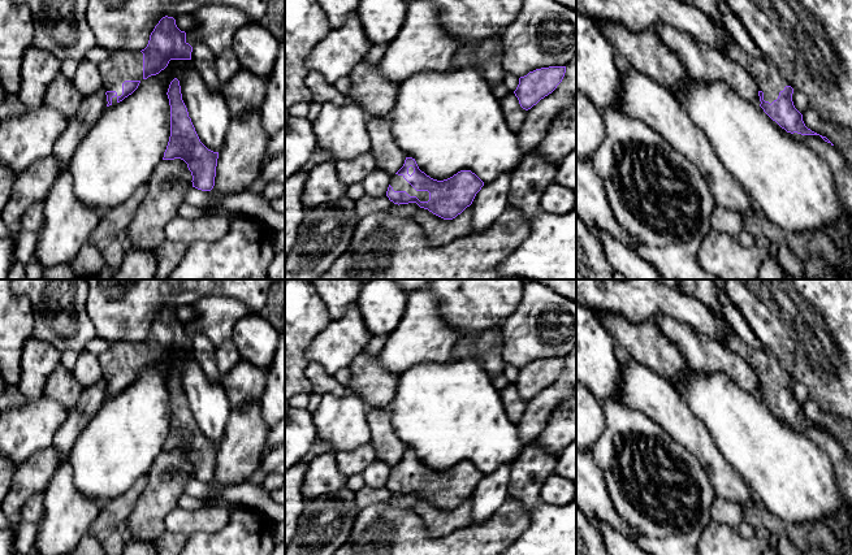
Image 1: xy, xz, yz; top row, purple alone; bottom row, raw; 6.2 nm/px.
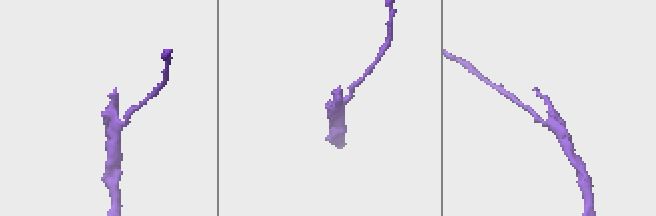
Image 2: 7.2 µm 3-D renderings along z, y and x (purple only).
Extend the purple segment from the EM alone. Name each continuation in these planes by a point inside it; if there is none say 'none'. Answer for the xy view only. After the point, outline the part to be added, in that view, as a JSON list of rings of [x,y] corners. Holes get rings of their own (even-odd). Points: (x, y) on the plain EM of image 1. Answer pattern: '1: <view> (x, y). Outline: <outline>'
1: xy (120, 358). Outline: [[[116,343],[98,355],[105,382],[116,382],[112,395],[117,395],[117,389],[122,386],[125,372],[143,370],[143,344],[142,343]]]

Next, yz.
1: yz (764, 363). Outline: [[[732,329],[726,335],[726,343],[756,372],[758,382],[764,383],[765,393],[771,395],[778,390],[779,383],[790,377],[771,352],[749,346]]]

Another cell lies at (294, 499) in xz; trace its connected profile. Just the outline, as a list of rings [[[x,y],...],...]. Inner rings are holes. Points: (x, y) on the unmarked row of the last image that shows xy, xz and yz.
[[[299,461],[285,469],[285,554],[289,543],[297,534],[299,517],[303,511],[306,498],[302,485],[308,468],[308,463]]]

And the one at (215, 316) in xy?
[[[207,296],[194,304],[194,318],[186,324],[186,334],[204,334],[217,347],[233,334],[235,322],[250,315],[241,302],[226,296]]]

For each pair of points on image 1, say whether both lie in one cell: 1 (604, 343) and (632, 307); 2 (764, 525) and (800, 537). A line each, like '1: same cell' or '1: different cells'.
1: different cells
2: same cell

